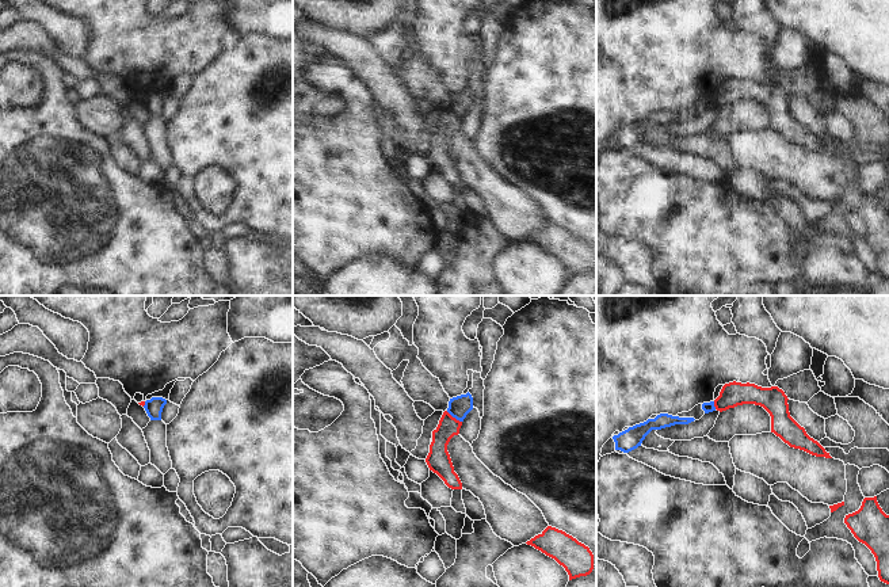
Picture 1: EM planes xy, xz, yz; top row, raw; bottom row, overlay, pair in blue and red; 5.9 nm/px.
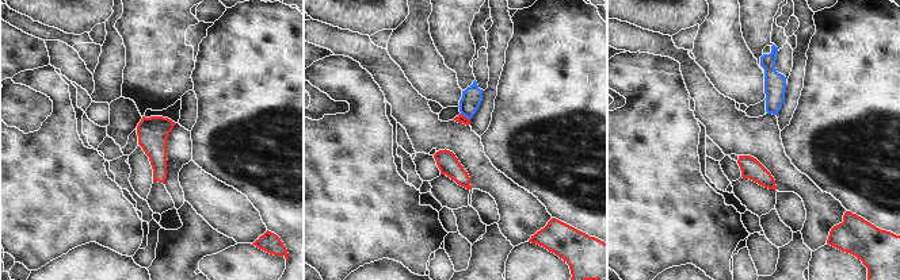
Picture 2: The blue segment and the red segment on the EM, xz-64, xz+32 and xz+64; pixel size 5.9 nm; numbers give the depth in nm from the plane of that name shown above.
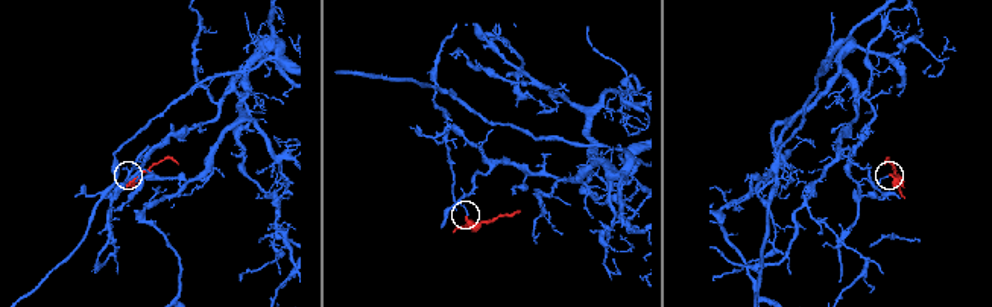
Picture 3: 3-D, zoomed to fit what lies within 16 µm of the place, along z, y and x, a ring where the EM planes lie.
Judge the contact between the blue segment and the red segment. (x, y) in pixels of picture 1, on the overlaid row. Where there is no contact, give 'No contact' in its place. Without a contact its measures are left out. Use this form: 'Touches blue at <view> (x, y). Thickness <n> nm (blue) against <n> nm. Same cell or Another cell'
Touches blue at xz (454, 416). Thickness 130 nm (blue) against 120 nm. Another cell.

